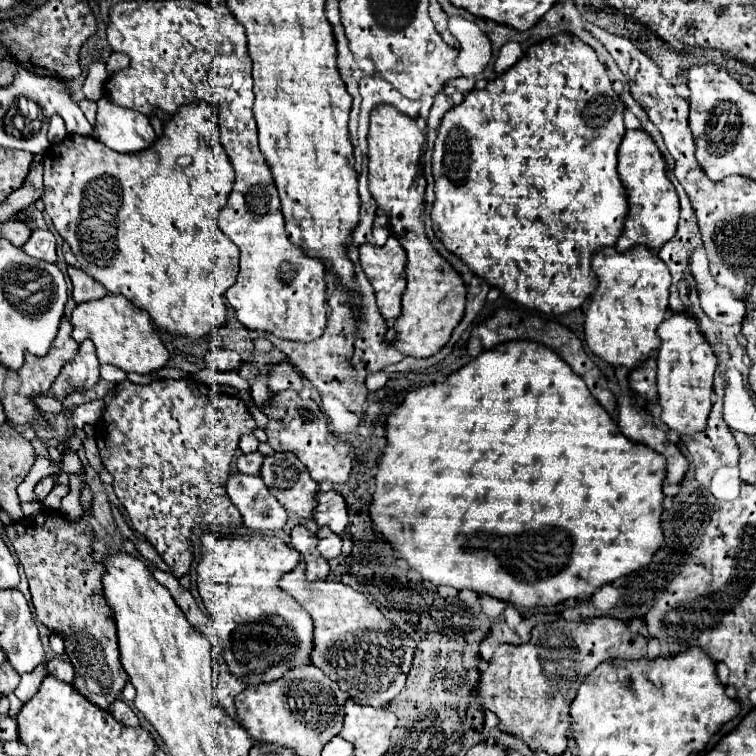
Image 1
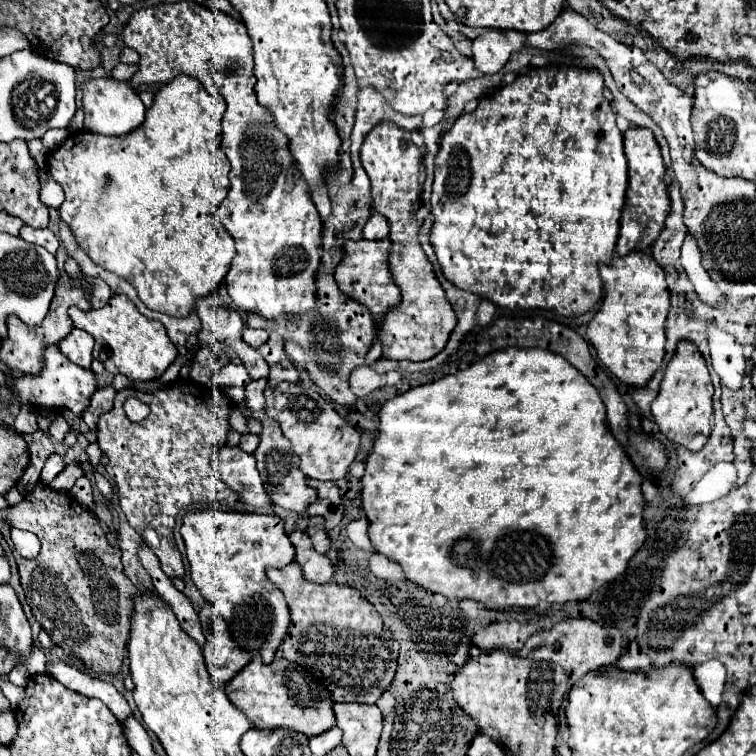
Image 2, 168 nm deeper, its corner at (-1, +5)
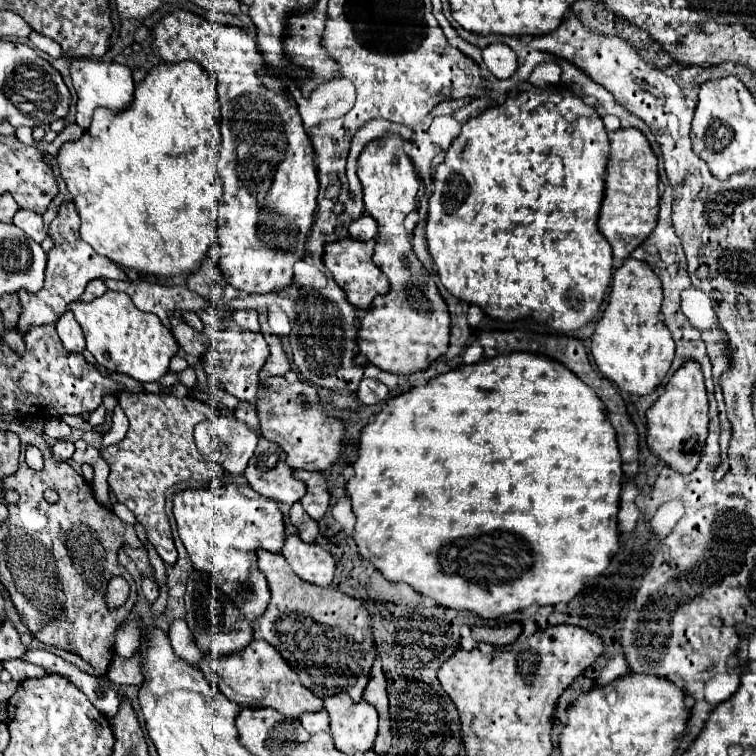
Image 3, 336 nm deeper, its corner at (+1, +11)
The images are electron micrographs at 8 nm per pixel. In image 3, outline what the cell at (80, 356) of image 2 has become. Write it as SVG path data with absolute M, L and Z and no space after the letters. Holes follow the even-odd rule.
M66 311L62 313L60 321L56 321L56 331L60 335L60 341L62 345L72 351L72 353L82 353L86 347L84 347L84 333L80 329L80 325L76 323L72 311Z

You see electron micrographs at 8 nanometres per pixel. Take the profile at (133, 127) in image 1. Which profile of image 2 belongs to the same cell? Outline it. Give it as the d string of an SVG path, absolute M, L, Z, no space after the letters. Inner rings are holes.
M90 79L82 87L84 87L84 111L86 111L84 129L86 131L120 137L136 131L144 123L146 107L140 101L138 93L128 87L128 83L120 83L114 79Z

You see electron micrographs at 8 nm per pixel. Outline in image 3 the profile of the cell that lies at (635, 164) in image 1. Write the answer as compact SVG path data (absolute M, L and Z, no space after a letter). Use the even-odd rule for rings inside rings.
M618 129L608 133L610 157L606 165L604 201L598 213L598 229L612 245L616 259L628 259L630 253L646 241L654 231L658 217L658 159L652 153L646 137L638 129Z

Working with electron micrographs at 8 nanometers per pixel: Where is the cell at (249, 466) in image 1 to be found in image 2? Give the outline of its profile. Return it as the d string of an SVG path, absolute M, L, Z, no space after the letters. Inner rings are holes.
M248 433L248 435L242 435L242 439L240 439L240 449L244 451L244 453L254 453L256 451L256 447L258 447L258 441L260 441L260 437L258 435L252 435L252 433Z

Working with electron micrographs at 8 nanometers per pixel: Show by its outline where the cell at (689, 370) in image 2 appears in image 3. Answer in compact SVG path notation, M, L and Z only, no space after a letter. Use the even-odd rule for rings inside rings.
M686 361L684 367L670 377L660 399L646 411L646 421L648 449L676 473L692 473L702 457L708 435L708 399L704 377L696 361Z

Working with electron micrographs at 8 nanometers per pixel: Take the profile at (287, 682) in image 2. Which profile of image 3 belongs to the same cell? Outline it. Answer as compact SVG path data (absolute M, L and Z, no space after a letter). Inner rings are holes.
M252 641L246 649L228 657L208 653L198 663L198 667L216 689L220 689L230 701L238 703L240 707L272 707L286 717L300 717L306 711L324 709L322 699L318 699L310 689L302 687L294 669L282 659L276 649L266 645L266 641Z

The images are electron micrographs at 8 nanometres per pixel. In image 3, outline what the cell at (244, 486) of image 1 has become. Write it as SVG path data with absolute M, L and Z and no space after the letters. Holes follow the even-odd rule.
M216 413L212 419L202 421L202 423L196 425L194 439L196 439L196 445L198 445L200 453L206 459L220 463L230 473L244 473L244 469L248 465L248 459L256 451L258 433L254 429L250 429L244 421L236 419L234 415L220 415L220 413Z

